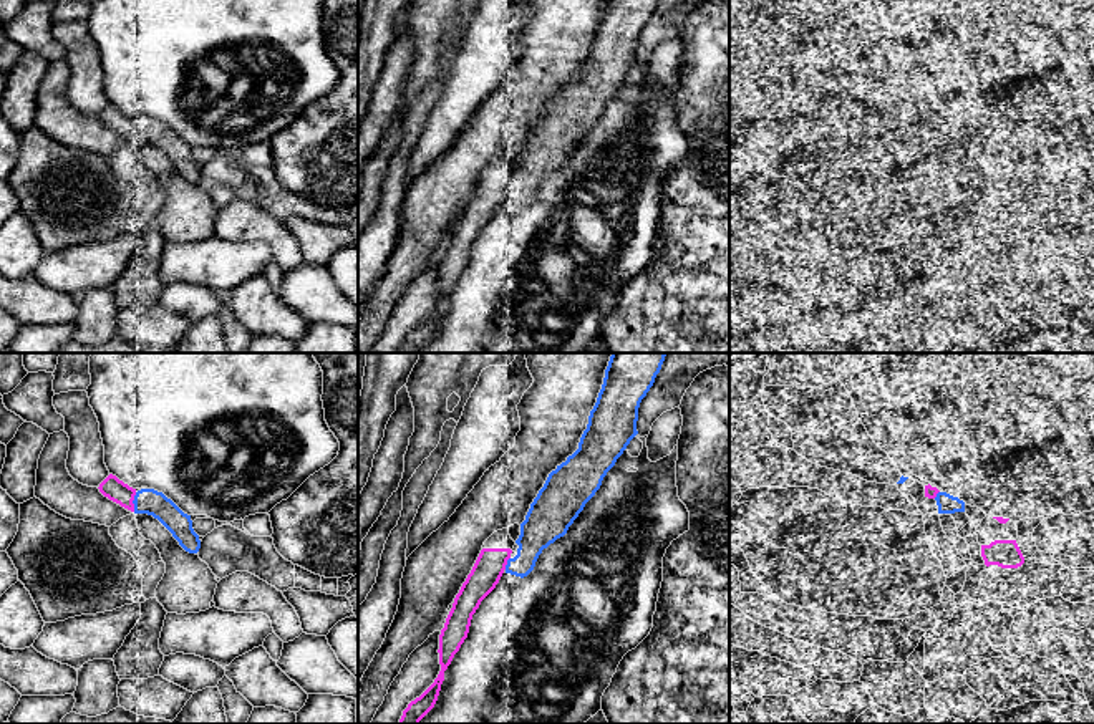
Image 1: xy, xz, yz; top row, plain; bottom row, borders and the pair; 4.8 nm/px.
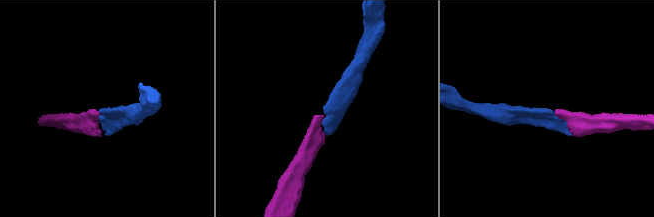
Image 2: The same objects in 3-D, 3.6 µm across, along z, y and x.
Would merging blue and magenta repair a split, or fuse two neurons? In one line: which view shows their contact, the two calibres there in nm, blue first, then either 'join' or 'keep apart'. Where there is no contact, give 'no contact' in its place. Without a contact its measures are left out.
meets blue in xy; 130 nm thick on the blue side, 110 nm on the other; join

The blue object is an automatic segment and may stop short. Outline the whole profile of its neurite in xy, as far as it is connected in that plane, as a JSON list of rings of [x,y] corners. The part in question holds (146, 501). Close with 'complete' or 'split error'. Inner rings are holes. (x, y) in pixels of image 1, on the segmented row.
[[[109,474],[98,489],[104,497],[124,509],[134,514],[148,514],[157,519],[186,552],[199,552],[201,540],[192,529],[191,515],[184,514],[162,492],[154,489],[136,490],[113,474]]]; split error

